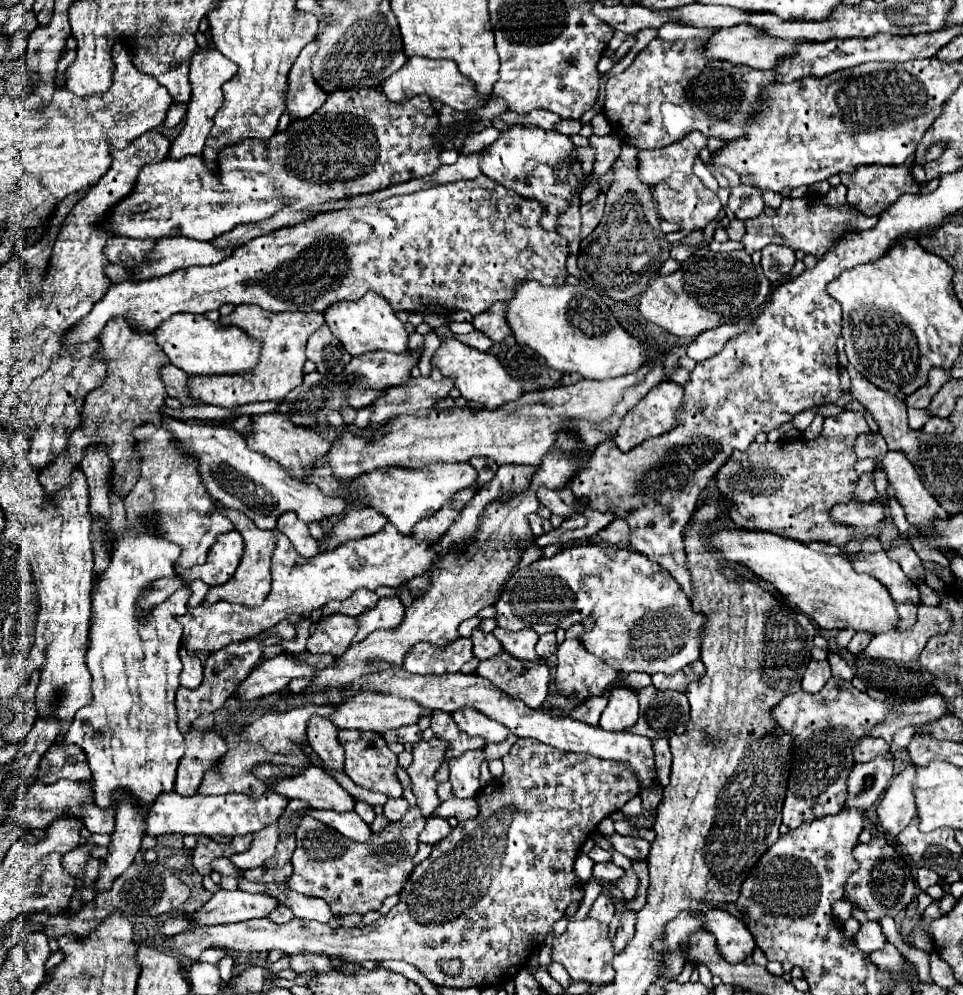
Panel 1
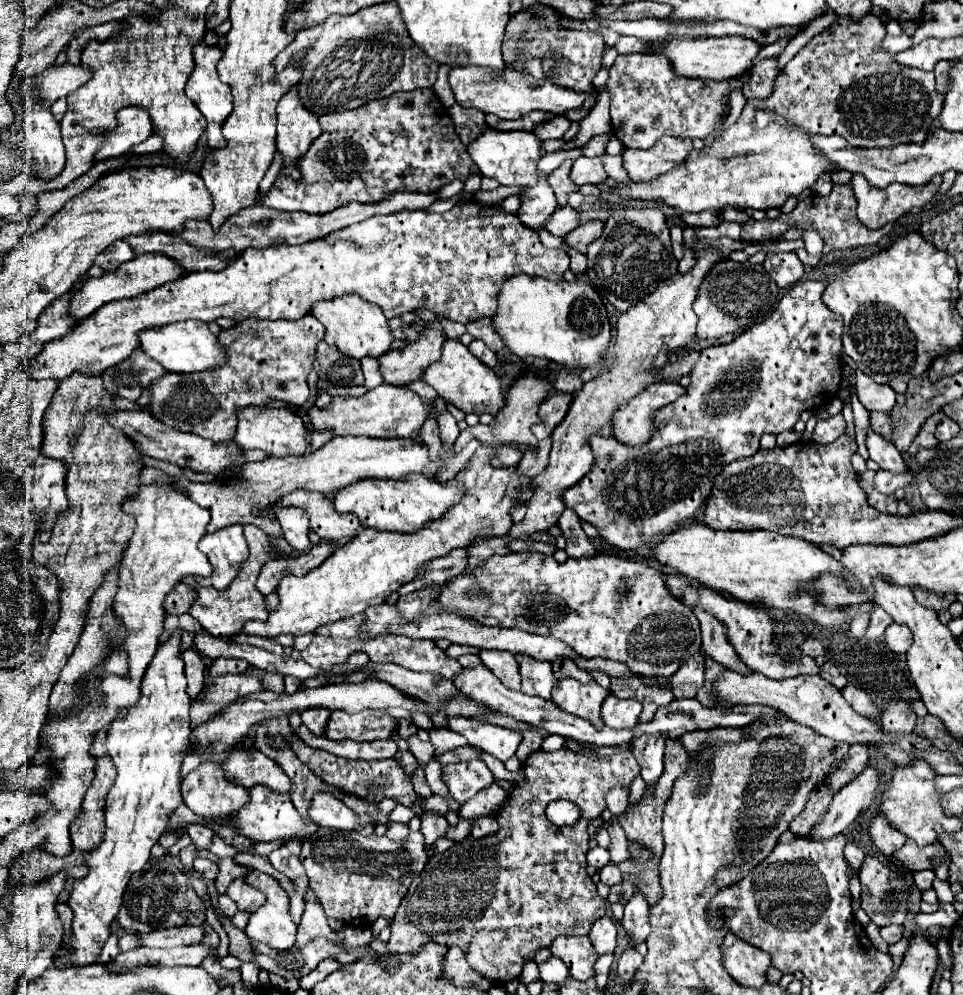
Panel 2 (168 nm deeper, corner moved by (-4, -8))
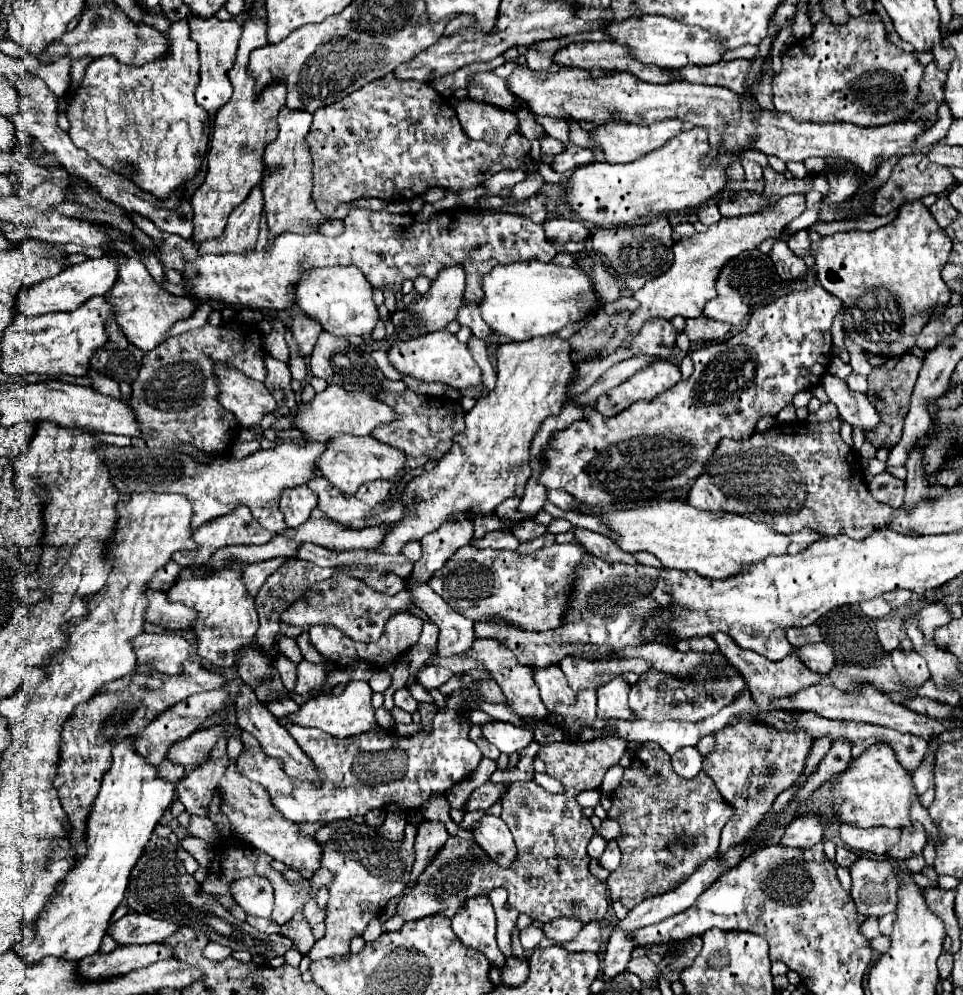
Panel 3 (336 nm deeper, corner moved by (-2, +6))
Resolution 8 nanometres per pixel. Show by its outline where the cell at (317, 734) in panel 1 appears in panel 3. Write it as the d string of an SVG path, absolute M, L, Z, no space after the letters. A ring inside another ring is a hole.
M306 660L298 664L298 678L296 678L294 692L298 692L300 696L306 696L306 694L312 696L312 694L318 694L324 684L326 684L326 672L322 666L310 664Z

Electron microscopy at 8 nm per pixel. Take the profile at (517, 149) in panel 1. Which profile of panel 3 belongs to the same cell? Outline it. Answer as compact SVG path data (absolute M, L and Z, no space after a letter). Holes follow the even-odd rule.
M450 98L452 108L458 114L462 130L472 140L502 144L510 134L518 132L518 118L514 112L506 112L492 104L474 102L474 100L454 100Z

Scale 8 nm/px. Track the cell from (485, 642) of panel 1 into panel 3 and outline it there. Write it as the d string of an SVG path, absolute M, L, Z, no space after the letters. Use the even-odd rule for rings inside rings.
M480 638L480 640L474 642L468 653L470 655L468 659L460 656L438 657L428 661L424 666L442 666L450 669L454 674L463 674L470 670L488 670L490 674L494 674L494 680L498 682L498 686L502 688L506 700L514 706L514 712L518 716L522 716L522 718L528 718L528 716L546 718L548 716L548 710L546 710L546 706L542 704L542 700L538 696L538 686L536 686L536 682L532 678L532 670L528 666L520 666L518 660L514 658L514 652L502 640L498 640L498 638L496 640L494 638Z

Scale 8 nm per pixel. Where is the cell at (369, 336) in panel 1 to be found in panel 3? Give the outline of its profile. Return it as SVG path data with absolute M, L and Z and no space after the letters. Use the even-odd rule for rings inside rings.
M356 266L316 268L296 286L296 304L310 316L318 318L322 328L334 336L364 336L378 324L378 308L372 298L374 288Z

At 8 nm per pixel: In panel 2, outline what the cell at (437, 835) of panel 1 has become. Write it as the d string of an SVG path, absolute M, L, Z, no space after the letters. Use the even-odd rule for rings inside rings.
M460 820L456 826L450 826L450 830L448 830L448 838L456 840L456 842L462 842L464 838L470 836L472 826L474 826L474 820Z

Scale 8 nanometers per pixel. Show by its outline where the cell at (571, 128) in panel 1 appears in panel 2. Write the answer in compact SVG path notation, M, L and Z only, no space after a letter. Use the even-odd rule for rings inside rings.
M552 116L552 118L548 118L546 122L542 122L538 128L534 126L532 132L536 132L536 136L538 136L540 140L550 140L550 138L562 138L568 128L570 128L570 120L566 120L564 116L562 116L562 118Z

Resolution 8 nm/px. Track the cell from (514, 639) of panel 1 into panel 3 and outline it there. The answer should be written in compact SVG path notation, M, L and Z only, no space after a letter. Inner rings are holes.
M550 664L546 668L532 668L532 674L534 674L534 682L540 688L540 698L550 712L554 710L556 702L562 704L574 702L574 692L570 690L566 676L562 674L558 664Z

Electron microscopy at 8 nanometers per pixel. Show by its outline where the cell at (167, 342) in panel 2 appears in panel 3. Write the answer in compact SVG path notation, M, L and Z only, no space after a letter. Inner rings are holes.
M132 258L120 262L118 280L114 288L106 294L106 300L114 306L114 318L122 326L126 338L146 352L160 346L160 342L166 338L166 334L178 320L186 320L196 312L194 300L166 292L162 286L158 286L158 282L154 282L146 266Z

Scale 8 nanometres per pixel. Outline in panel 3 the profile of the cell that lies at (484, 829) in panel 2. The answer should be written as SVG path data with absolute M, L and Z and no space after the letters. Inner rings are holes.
M486 812L486 816L482 816L478 824L472 828L472 834L474 834L474 840L500 866L510 866L510 862L516 858L516 846L514 846L512 834L500 816Z

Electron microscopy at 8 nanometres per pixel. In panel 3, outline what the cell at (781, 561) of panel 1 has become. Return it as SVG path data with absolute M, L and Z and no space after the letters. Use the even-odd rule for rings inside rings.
M681 499L652 500L636 510L618 510L601 516L608 528L618 532L624 552L650 552L664 566L694 570L706 578L730 578L746 572L770 554L786 554L790 536L774 532L764 522L754 522L734 512L702 512Z

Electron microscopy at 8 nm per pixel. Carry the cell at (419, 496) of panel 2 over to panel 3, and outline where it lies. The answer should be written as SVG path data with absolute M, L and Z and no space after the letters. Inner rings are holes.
M350 434L334 436L334 440L328 444L326 452L318 458L318 468L320 468L322 476L346 496L354 494L366 482L392 480L410 470L406 466L406 456L402 454L402 450L382 444L382 442L374 440L372 436L360 438L360 436L350 436Z

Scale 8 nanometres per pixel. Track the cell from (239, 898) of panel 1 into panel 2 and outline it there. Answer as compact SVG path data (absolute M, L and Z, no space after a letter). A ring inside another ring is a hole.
M184 926L184 928L166 928L148 934L136 934L140 946L148 948L176 948L198 944L204 936L202 926Z

